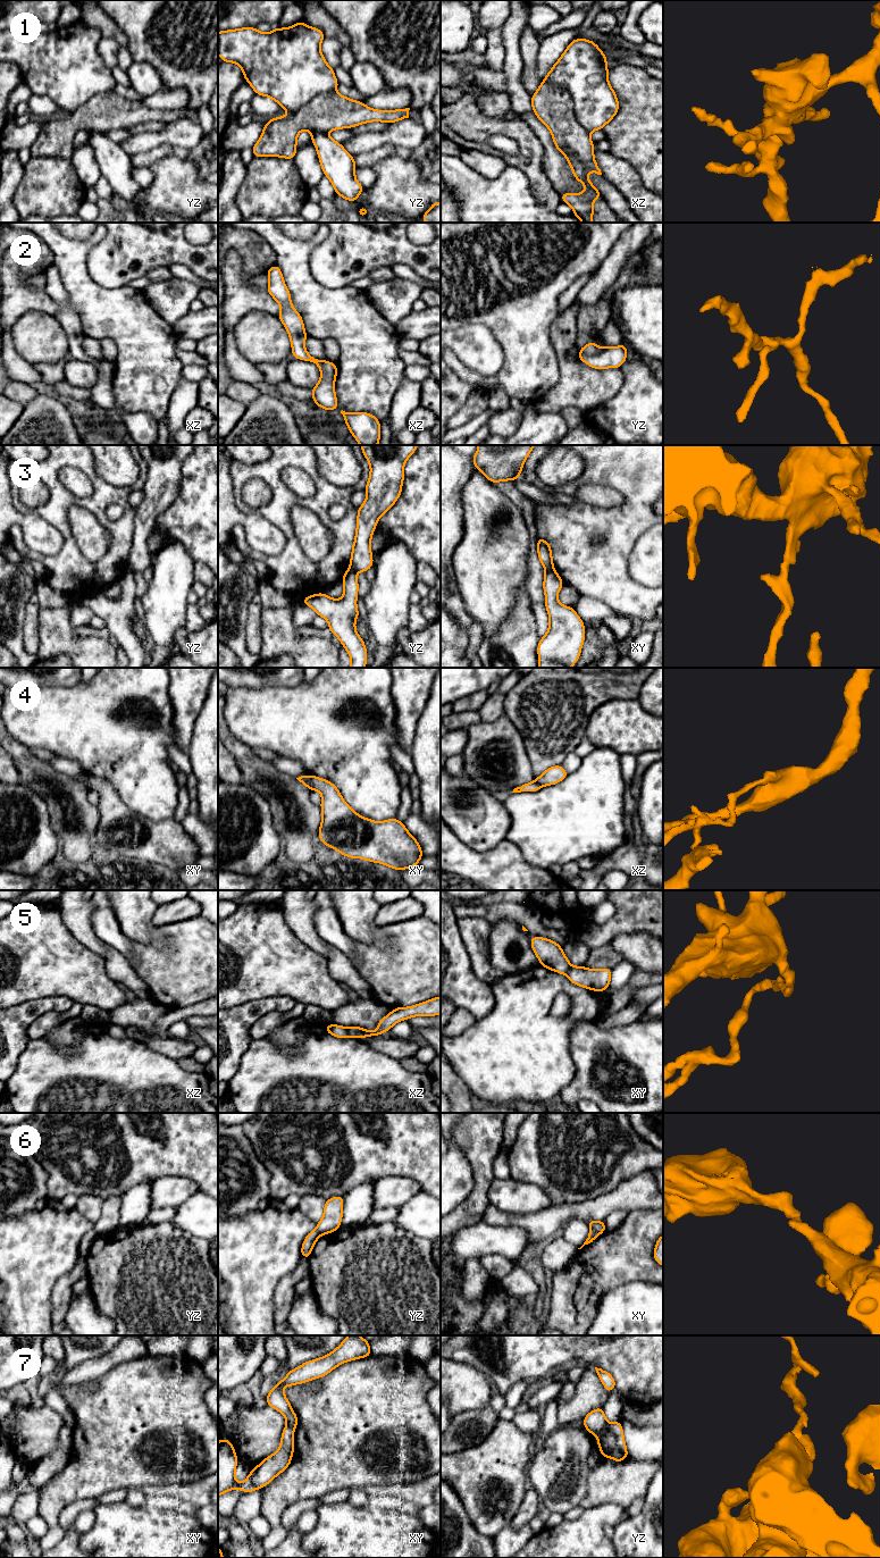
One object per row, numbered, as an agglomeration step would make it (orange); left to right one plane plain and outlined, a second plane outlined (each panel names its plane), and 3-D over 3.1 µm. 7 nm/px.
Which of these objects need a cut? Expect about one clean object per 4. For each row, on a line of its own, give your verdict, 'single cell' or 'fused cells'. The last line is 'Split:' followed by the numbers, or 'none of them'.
1: fused cells
2: fused cells
3: fused cells
4: fused cells
5: fused cells
6: fused cells
7: fused cells
Split: 1, 2, 3, 4, 5, 6, 7

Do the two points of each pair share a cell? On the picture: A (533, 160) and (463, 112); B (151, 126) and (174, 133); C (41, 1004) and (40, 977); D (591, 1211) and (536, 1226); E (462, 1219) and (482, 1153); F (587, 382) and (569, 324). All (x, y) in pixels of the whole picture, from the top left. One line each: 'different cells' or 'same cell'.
A: same cell
B: different cells
C: different cells
D: same cell
E: same cell
F: same cell

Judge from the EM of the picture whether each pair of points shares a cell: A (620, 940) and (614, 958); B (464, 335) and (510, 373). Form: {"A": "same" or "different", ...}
{"A": "different", "B": "different"}

